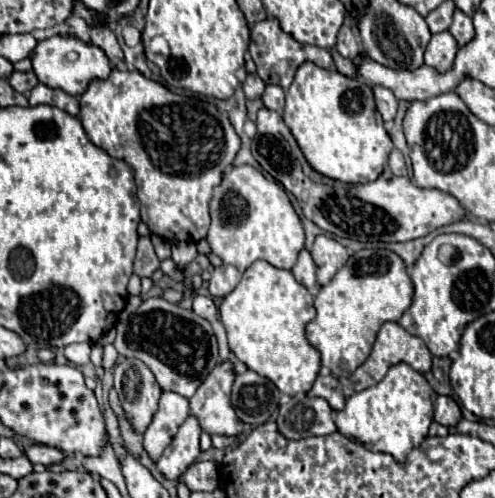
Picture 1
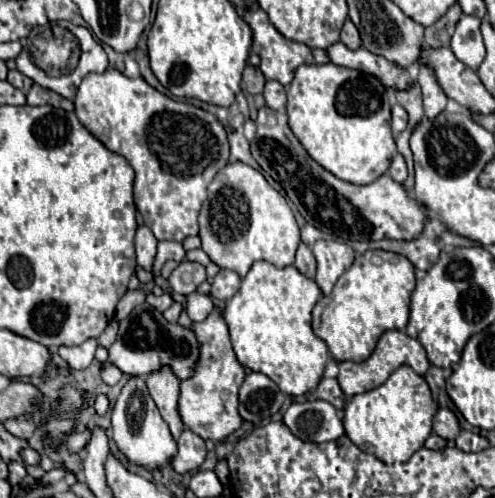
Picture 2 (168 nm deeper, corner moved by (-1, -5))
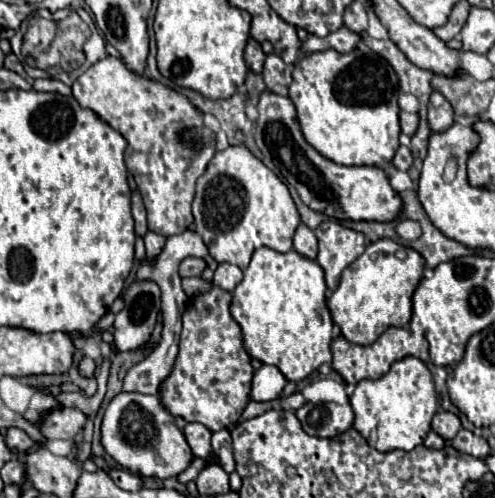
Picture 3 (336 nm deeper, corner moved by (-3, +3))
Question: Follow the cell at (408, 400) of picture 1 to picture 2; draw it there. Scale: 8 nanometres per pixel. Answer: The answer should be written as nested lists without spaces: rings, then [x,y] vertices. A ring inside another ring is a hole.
[[[401,366],[379,388],[349,398],[343,410],[343,426],[351,442],[363,452],[373,454],[385,464],[407,462],[419,448],[423,448],[431,434],[435,412],[437,404],[431,398],[425,378],[415,374],[409,366]]]

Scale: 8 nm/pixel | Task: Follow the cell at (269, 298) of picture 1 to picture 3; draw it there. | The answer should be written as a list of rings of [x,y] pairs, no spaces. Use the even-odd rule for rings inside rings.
[[[257,248],[253,252],[251,264],[245,270],[243,280],[233,290],[233,302],[231,302],[231,316],[241,326],[243,332],[243,348],[247,354],[263,364],[277,366],[283,376],[289,382],[301,382],[315,370],[319,370],[321,364],[331,362],[331,330],[333,320],[325,304],[325,276],[317,262],[299,256],[295,250],[281,254],[271,248]]]

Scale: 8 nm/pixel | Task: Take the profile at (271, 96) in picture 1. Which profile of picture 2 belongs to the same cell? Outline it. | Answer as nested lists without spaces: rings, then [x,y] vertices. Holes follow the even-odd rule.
[[[277,80],[265,82],[263,96],[265,96],[265,102],[267,102],[269,108],[273,108],[273,110],[285,108],[285,102],[287,102],[287,90],[285,90],[285,86],[283,86],[281,82],[277,82]]]

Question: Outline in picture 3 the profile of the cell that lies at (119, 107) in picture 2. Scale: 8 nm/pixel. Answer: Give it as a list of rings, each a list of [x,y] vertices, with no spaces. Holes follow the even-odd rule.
[[[113,56],[95,62],[71,88],[81,108],[93,110],[127,140],[125,164],[145,202],[149,230],[163,236],[185,232],[193,224],[191,202],[195,182],[217,154],[217,136],[205,126],[203,112],[183,94],[177,94],[157,80],[131,72],[123,60]]]

